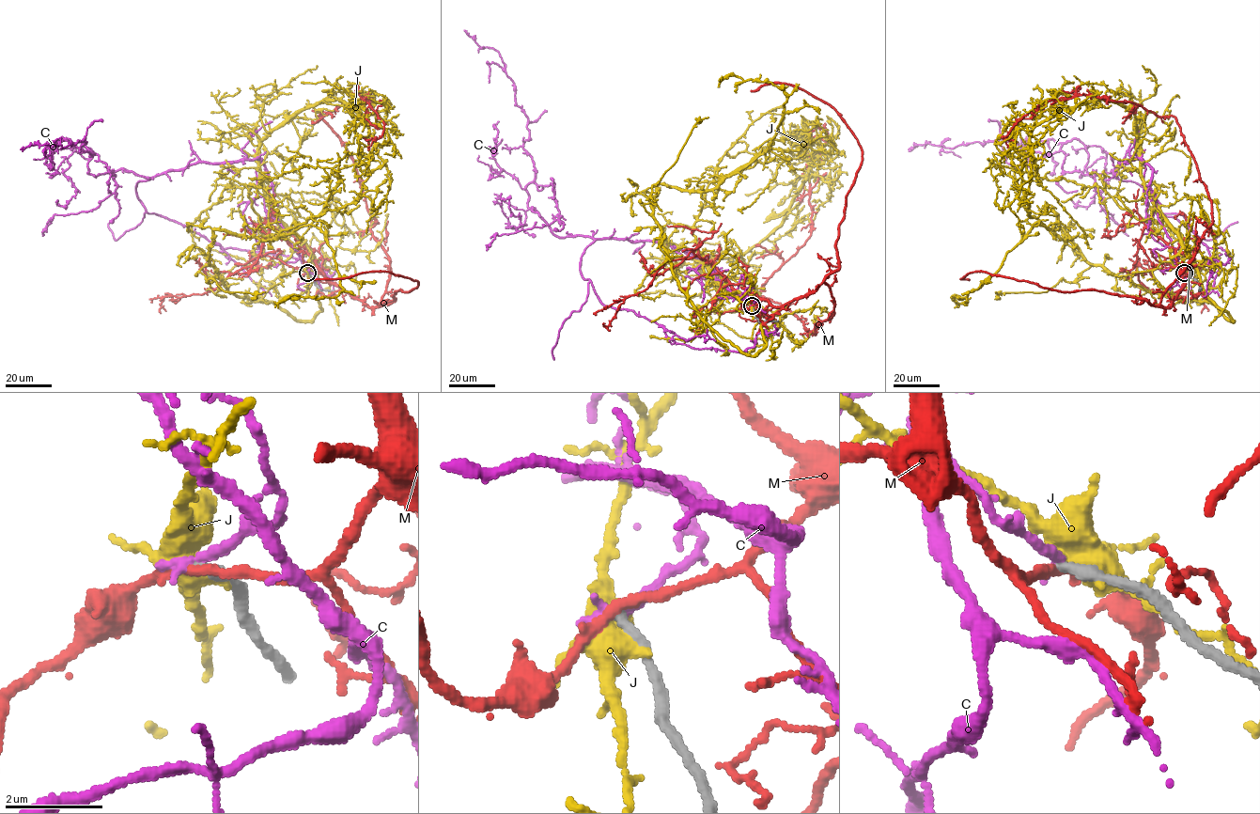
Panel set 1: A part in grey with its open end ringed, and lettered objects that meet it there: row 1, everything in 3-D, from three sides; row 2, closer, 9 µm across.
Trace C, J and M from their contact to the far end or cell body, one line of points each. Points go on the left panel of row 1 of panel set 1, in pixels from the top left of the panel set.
C: (307, 273), (258, 159), (96, 176), (85, 138), (91, 154), (84, 140), (20, 149)
J: (308, 273), (305, 240), (240, 297), (210, 264), (212, 230), (323, 232), (342, 289), (273, 301)
M: (307, 273), (380, 305), (390, 260), (351, 154), (317, 116), (367, 94), (384, 130), (369, 144)

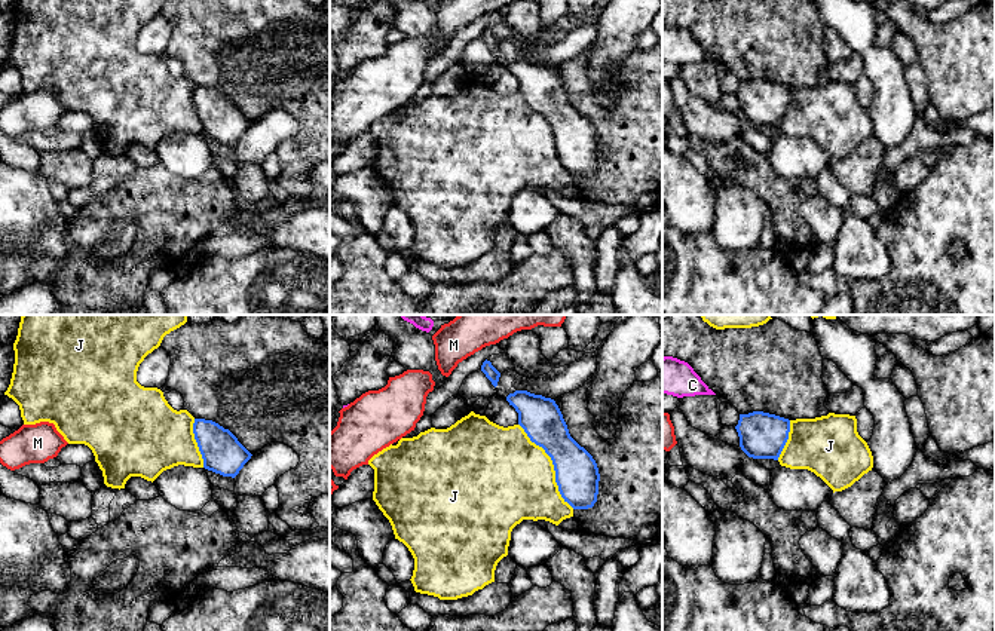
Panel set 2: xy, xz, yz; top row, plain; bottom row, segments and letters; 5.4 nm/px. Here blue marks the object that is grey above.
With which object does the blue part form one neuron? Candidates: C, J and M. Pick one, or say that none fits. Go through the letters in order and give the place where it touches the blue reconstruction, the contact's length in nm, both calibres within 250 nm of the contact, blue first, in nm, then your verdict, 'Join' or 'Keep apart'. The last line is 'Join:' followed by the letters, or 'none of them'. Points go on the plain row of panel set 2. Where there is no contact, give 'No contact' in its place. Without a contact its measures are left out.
C: No contact. Keep apart
J: Touches blue at xz (553, 131). Shared border 550 nm. Thickness 240 nm (blue) against 460 nm. Keep apart
M: No contact. Keep apart
Join: none of them

